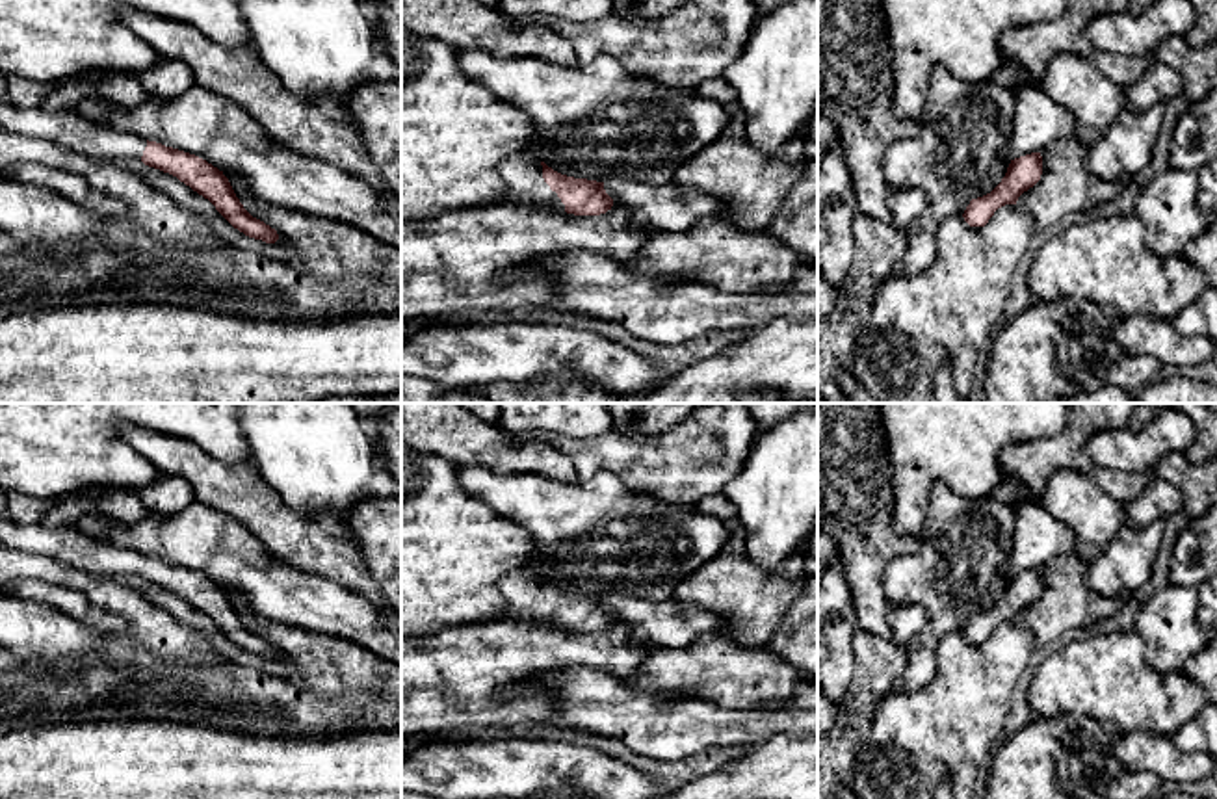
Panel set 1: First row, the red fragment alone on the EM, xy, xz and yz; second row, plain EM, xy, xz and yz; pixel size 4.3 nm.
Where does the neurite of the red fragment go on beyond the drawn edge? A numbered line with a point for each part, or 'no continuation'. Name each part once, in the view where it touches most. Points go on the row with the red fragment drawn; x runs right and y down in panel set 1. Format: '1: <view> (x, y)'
1: xz (523, 175)

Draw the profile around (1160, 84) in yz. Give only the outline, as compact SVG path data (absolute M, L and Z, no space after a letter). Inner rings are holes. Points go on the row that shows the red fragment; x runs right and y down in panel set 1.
M1154 59L1141 80L1132 84L1126 91L1130 110L1146 110L1154 104L1165 106L1184 95L1184 85L1180 72Z

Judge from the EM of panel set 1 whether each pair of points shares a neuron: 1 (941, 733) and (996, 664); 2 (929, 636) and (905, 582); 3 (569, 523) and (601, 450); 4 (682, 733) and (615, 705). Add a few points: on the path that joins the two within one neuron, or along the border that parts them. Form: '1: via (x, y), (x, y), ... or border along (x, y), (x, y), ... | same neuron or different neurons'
1: via (957, 716), (980, 681) | same neuron
2: via (933, 623), (933, 608), (918, 593) | same neuron
3: border along (580, 480), (612, 472), (630, 491) | different neurons
4: via (666, 727), (632, 718) | same neuron

